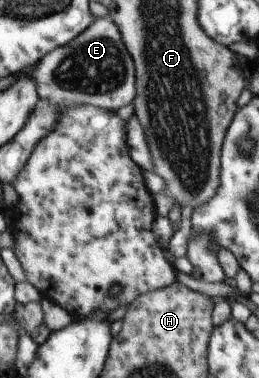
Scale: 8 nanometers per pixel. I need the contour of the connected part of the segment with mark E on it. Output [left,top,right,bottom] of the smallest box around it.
[27,17,136,112]

